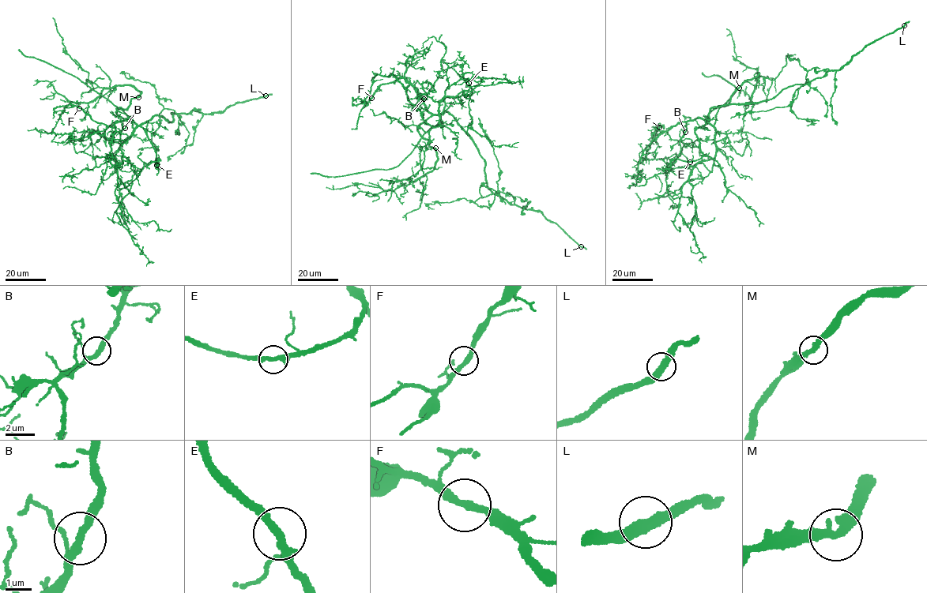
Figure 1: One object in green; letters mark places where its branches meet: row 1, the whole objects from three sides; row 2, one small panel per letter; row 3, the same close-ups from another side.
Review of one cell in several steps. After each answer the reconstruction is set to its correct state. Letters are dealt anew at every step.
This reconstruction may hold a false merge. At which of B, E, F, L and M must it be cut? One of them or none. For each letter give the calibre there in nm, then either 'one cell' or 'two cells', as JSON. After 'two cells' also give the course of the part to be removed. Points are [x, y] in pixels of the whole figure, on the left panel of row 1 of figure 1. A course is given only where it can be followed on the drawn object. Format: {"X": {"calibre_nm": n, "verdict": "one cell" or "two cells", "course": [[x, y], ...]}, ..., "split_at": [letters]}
{"B": {"calibre_nm": 320, "verdict": "one cell"}, "E": {"calibre_nm": 300, "verdict": "one cell"}, "F": {"calibre_nm": 280, "verdict": "one cell"}, "L": {"calibre_nm": 320, "verdict": "one cell"}, "M": {"calibre_nm": 320, "verdict": "one cell"}, "split_at": []}

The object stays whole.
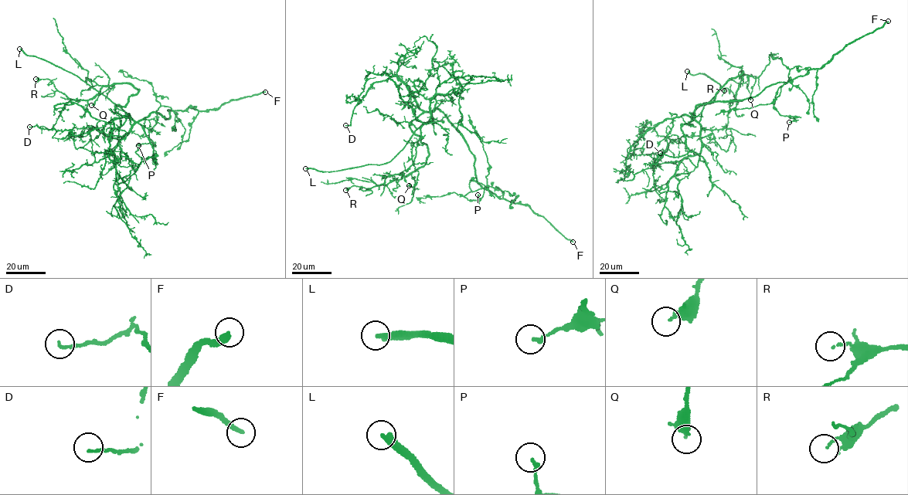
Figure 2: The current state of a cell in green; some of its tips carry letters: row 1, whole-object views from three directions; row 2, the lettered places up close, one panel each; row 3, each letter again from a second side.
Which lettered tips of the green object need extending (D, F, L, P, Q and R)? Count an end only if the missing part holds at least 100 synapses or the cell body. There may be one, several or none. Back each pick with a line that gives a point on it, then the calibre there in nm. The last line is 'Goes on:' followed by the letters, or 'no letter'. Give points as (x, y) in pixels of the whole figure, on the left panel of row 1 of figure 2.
F: at (265, 92); 260 nm thick
L: at (19, 49); 320 nm thick
Goes on: F, L

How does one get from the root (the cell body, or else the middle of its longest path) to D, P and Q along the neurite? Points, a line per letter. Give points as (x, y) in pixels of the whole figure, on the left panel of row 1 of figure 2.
D: (154, 113), (136, 121), (126, 113), (79, 135), (74, 134), (71, 130), (29, 127)
P: (154, 113), (168, 119), (171, 108), (161, 106), (156, 110), (156, 123), (148, 134), (152, 141), (138, 145)
Q: (154, 113), (130, 123), (118, 105), (124, 106), (139, 89), (127, 83), (113, 83), (91, 105)

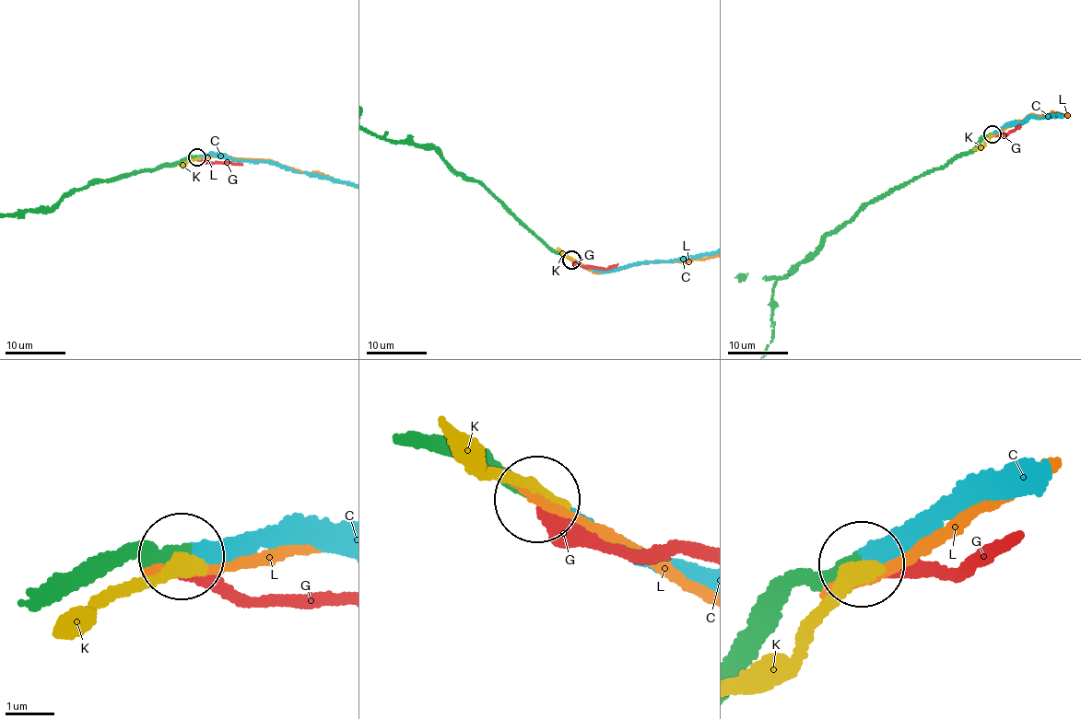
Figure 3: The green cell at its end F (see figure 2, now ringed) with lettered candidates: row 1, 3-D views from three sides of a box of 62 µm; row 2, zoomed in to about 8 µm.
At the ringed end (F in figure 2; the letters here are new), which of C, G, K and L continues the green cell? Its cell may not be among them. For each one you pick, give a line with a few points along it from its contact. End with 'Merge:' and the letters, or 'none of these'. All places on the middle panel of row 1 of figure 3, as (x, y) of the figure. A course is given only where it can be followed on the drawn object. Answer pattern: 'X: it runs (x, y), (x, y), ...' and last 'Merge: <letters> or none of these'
C: it runs (572, 260), (588, 269), (616, 271)
Merge: C

